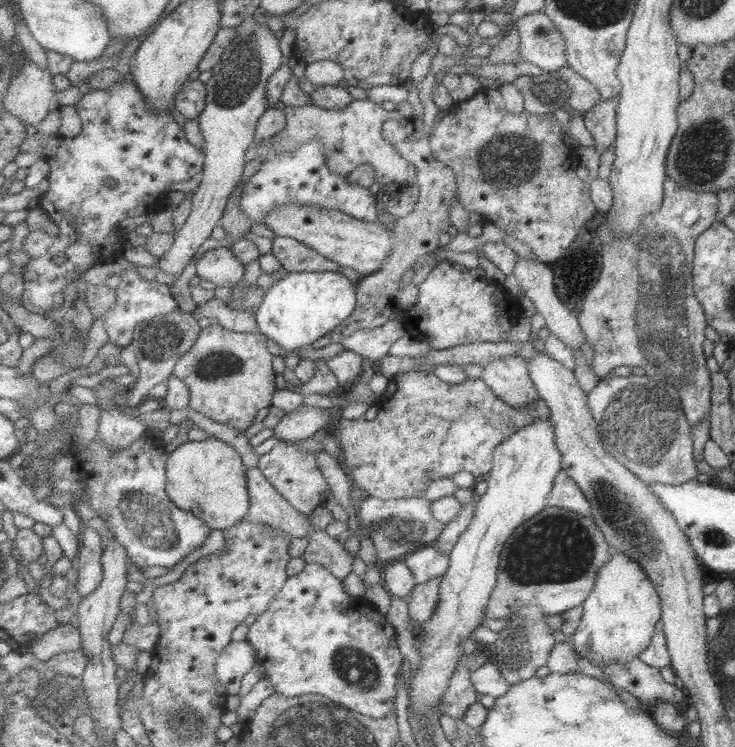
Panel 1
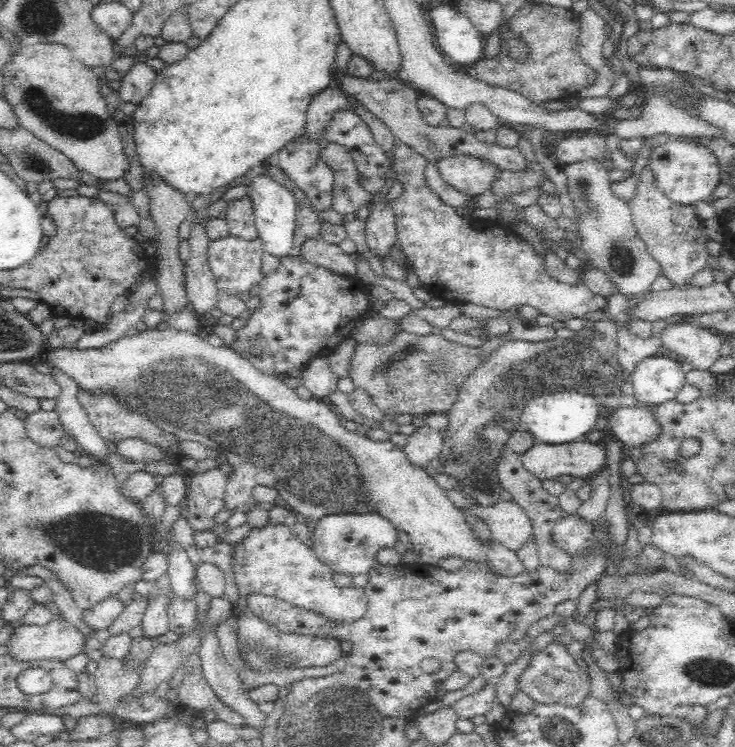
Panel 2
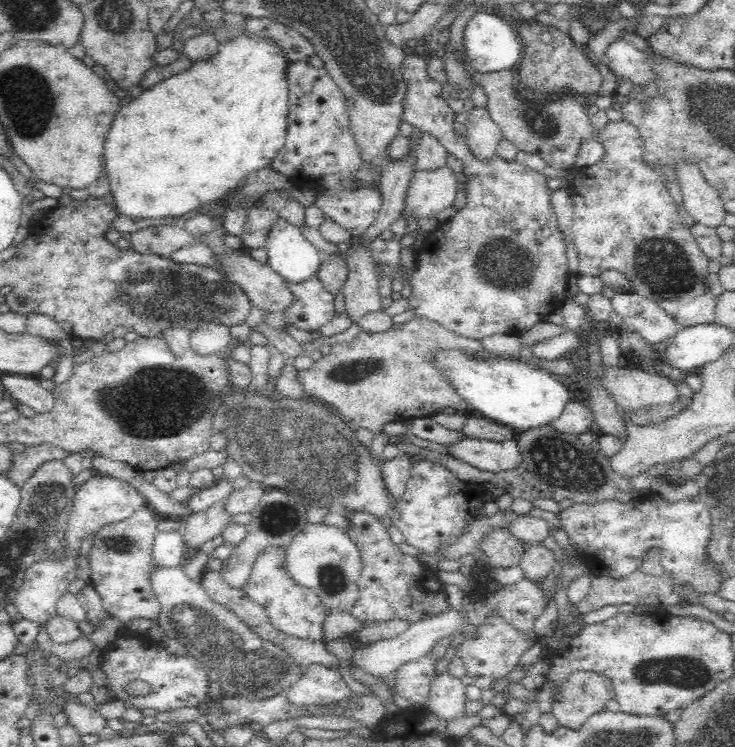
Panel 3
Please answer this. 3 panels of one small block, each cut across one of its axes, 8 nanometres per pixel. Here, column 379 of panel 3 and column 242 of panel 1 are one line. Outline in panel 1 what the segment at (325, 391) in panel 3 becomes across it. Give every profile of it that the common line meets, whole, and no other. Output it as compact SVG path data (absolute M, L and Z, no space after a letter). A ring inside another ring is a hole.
M219 324L203 328L197 343L182 356L175 367L174 374L183 378L191 392L190 407L216 422L227 424L243 432L253 422L259 410L270 409L276 395L277 376L273 370L273 354L267 348L265 335L231 332Z

